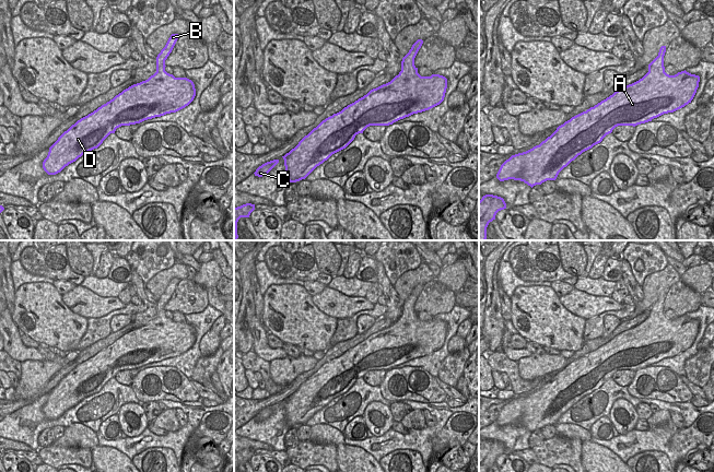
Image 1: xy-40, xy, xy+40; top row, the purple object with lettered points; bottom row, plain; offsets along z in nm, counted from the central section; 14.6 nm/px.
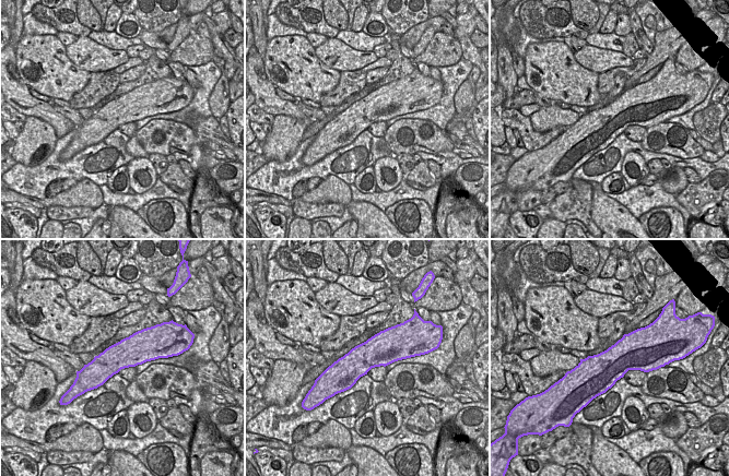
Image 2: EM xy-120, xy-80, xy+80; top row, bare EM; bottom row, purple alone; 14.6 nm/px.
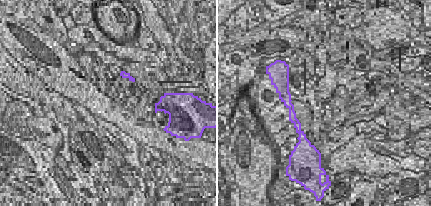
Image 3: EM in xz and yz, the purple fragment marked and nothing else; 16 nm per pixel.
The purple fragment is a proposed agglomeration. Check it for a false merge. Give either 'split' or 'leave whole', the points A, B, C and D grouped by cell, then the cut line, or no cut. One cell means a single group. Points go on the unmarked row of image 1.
leave whole; groups A B C D; cut none

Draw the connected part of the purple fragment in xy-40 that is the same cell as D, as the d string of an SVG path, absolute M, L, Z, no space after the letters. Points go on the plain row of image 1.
M172 279L157 299L153 320L124 334L58 382L43 406L48 420L60 417L83 399L97 393L117 373L176 357L194 345L194 327L187 322L175 322L165 316L165 305L178 282L178 279Z

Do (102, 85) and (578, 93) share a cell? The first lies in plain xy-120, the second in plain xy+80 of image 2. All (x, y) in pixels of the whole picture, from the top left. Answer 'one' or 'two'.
two

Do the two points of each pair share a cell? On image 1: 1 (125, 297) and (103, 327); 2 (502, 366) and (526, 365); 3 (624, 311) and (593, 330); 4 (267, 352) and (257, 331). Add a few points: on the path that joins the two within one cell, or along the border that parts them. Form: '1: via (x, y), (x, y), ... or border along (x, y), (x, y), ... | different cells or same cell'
1: border along (129, 302), (126, 305) | different cells
2: border along (516, 362), (518, 374), (523, 378), (539, 378) | different cells
3: via (616, 313), (606, 313), (597, 321) | same cell
4: via (261, 346), (259, 337) | same cell

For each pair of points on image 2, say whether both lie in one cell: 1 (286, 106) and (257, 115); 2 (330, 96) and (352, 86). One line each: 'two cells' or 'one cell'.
1: two cells
2: one cell

